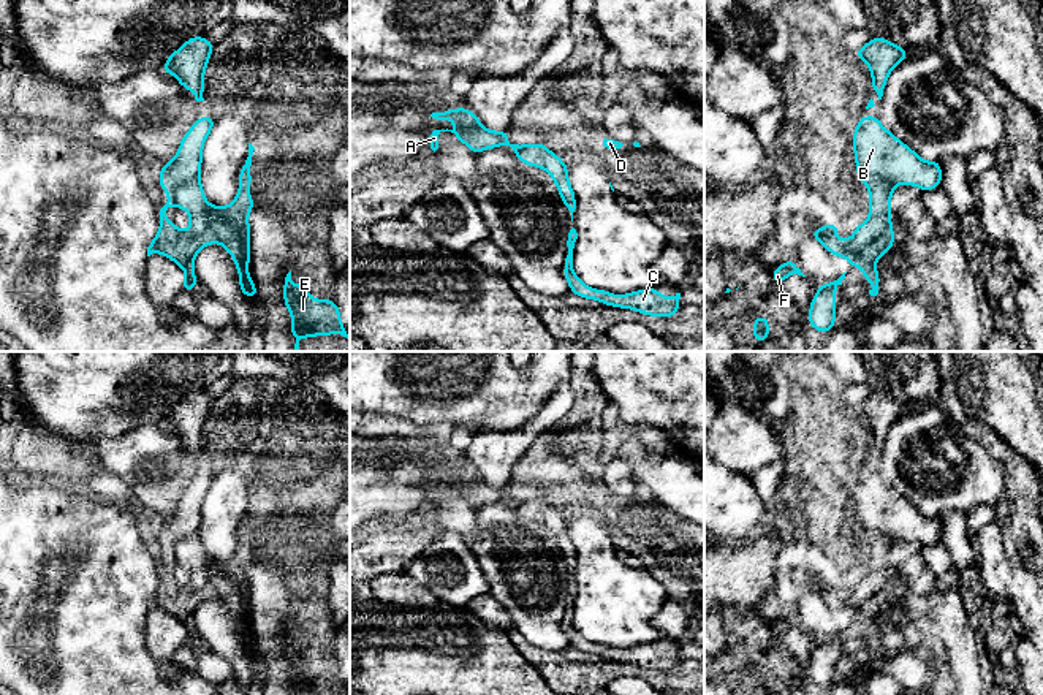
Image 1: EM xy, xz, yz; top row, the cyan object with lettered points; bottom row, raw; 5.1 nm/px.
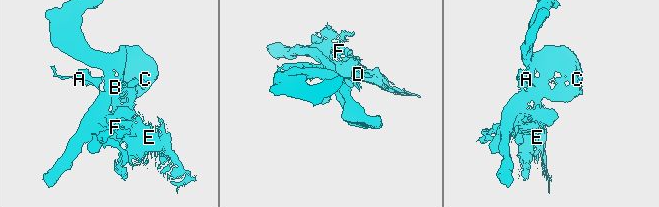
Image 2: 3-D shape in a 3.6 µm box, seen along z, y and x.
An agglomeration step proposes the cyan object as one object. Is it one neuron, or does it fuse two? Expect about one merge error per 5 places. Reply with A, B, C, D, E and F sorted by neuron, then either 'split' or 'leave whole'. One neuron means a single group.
groups A B C D E F; leave whole

